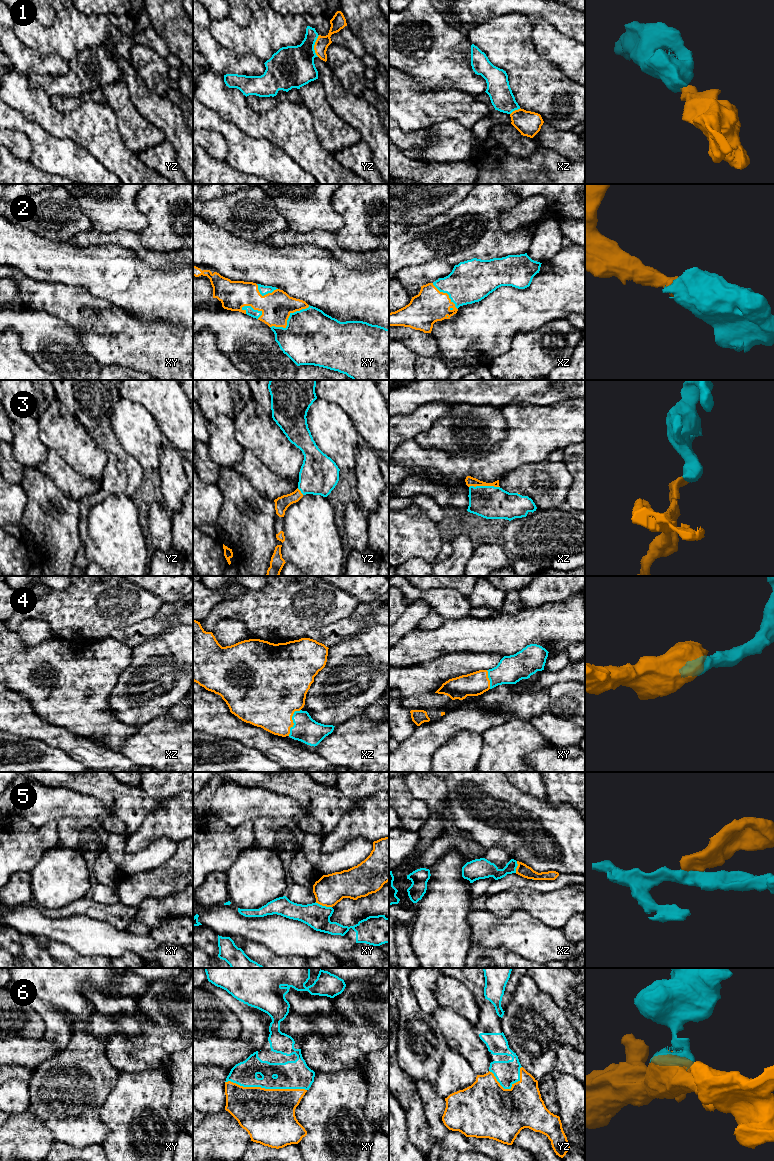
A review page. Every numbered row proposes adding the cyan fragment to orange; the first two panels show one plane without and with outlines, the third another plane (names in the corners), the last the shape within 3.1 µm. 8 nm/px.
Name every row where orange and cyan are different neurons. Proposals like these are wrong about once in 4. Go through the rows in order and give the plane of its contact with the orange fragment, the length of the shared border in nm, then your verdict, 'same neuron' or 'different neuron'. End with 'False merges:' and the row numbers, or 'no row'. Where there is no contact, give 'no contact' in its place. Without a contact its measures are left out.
1: contact in yz; length 180 nm; same neuron
2: contact in xy; length 360 nm; same neuron
3: contact in xz; length 240 nm; same neuron
4: contact in xz; length 240 nm; same neuron
5: contact in xy; length 140 nm; different neuron
6: contact in xy; length 650 nm; same neuron
False merges: 5

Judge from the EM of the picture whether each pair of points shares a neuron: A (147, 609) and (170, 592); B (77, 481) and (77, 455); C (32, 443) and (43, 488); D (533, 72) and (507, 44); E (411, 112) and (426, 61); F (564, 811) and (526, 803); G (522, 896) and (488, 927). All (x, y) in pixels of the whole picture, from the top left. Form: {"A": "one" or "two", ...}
{"A": "two", "B": "two", "C": "two", "D": "one", "E": "two", "F": "one", "G": "two"}

